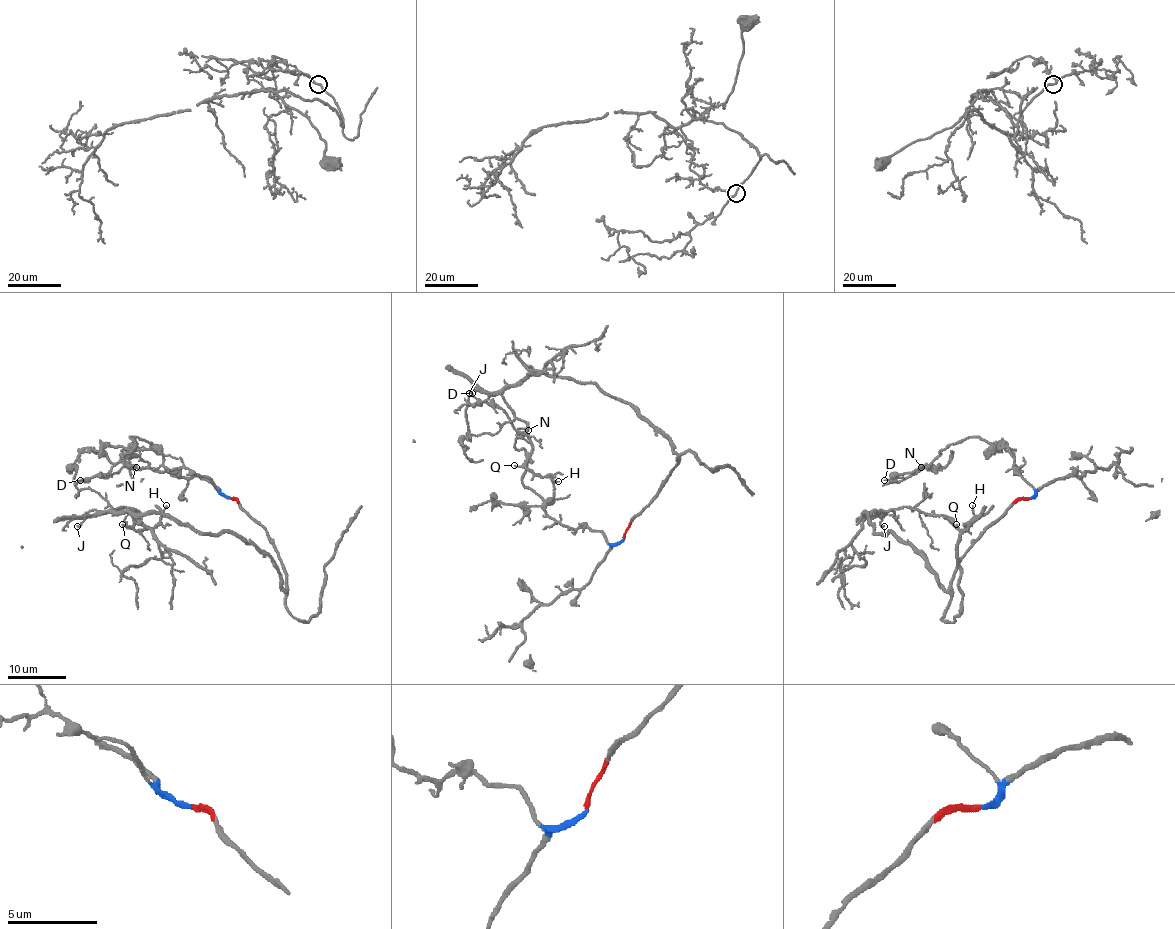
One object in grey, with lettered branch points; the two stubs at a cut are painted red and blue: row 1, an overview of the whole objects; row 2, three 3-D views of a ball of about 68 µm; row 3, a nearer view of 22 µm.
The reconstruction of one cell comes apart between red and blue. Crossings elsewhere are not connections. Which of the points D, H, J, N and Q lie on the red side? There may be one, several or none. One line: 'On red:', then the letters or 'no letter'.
On red: H, J, Q

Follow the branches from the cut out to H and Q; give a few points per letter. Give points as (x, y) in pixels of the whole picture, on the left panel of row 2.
H: (232, 498), (265, 530), (286, 590), (276, 564), (236, 533), (110, 511), (135, 509), (142, 530), (166, 505)
Q: (232, 498), (265, 530), (286, 590), (276, 564), (236, 533), (110, 511), (129, 506), (139, 515), (122, 524)

